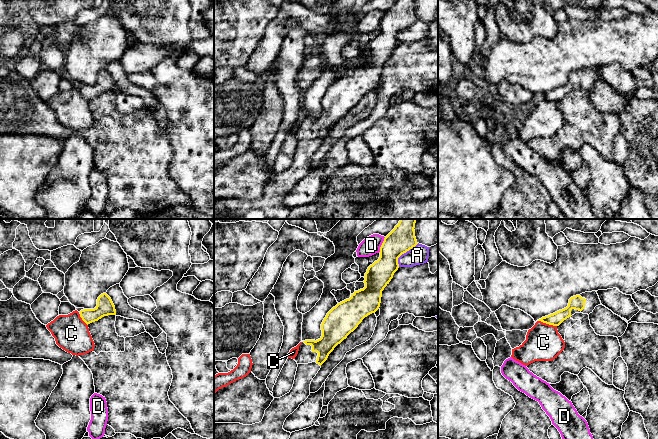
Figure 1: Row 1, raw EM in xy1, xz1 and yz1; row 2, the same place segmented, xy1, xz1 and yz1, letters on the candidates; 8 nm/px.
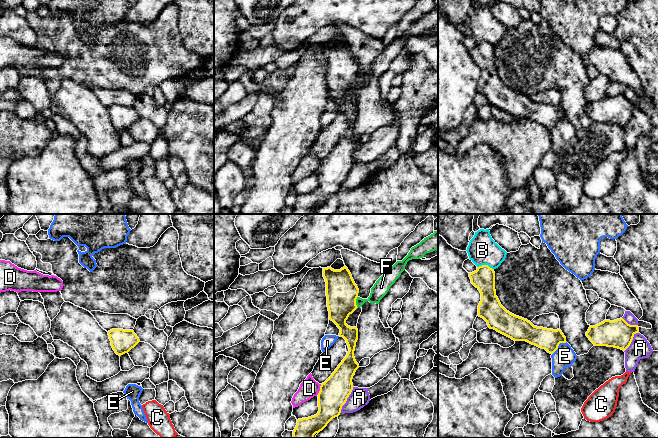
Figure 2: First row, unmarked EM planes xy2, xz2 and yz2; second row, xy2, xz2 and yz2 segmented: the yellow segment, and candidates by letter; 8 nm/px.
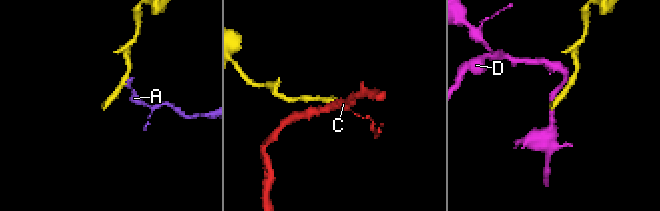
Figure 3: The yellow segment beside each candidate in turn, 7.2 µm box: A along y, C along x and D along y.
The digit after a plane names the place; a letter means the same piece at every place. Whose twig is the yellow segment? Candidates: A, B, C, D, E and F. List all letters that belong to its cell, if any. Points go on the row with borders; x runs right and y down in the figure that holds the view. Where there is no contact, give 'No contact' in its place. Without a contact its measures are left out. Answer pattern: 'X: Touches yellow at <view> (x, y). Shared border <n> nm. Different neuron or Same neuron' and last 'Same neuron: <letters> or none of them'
A: Touches yellow at xz1 (404, 252). Shared border 260 nm. Different neuron
B: Touches yellow at yz2 (485, 265). Shared border 140 nm. Different neuron
C: Touches yellow at yz1 (547, 323). Shared border 160 nm. Different neuron
D: Touches yellow at xz1 (381, 245). Shared border 140 nm. Different neuron
E: Touches yellow at yz2 (558, 345). Shared border 160 nm. Different neuron
F: Touches yellow at xz2 (355, 302). Shared border 100 nm. Different neuron
Same neuron: none of them

